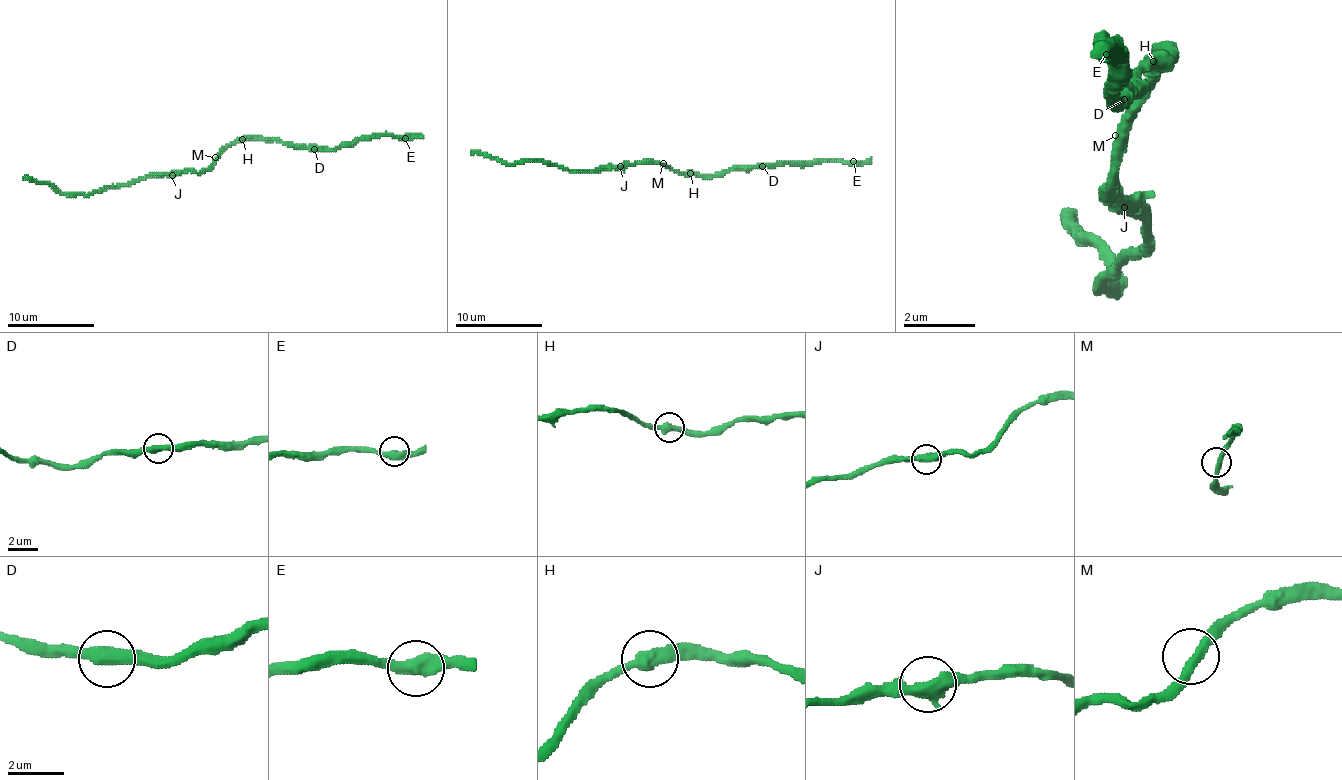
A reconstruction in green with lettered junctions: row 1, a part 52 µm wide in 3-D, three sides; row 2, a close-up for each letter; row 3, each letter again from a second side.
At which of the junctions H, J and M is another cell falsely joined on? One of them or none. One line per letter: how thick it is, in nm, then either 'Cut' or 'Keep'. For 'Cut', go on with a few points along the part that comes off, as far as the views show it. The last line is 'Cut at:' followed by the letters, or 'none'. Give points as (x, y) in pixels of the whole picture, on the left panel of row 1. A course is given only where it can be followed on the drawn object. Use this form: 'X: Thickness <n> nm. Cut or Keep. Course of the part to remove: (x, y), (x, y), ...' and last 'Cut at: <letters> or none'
H: Thickness 460 nm. Keep
J: Thickness 460 nm. Keep
M: Thickness 320 nm. Keep
Cut at: none

